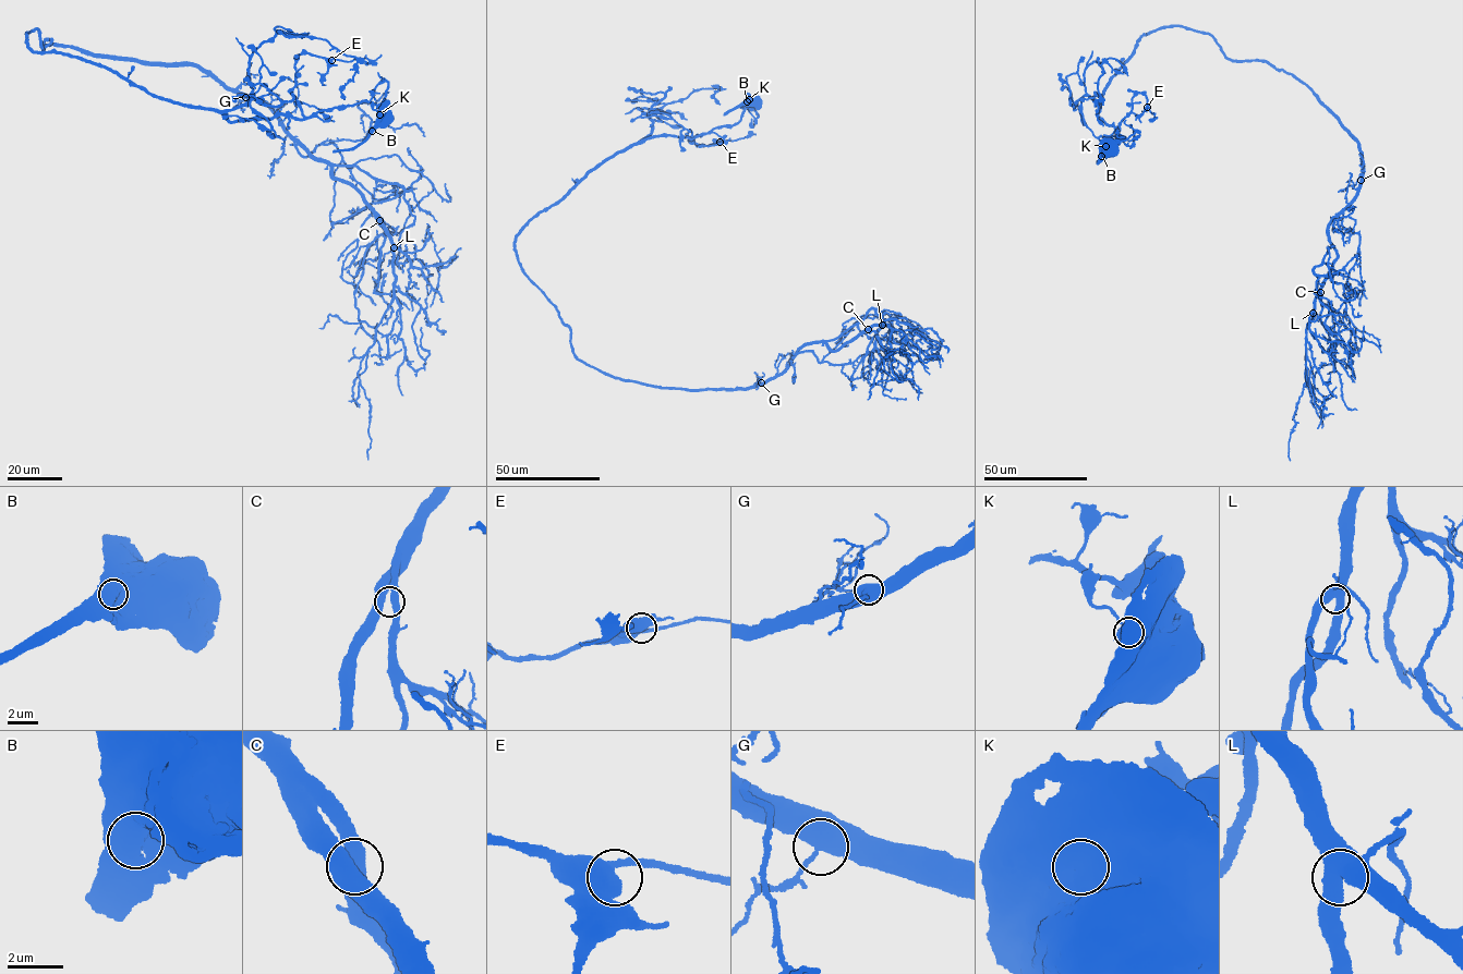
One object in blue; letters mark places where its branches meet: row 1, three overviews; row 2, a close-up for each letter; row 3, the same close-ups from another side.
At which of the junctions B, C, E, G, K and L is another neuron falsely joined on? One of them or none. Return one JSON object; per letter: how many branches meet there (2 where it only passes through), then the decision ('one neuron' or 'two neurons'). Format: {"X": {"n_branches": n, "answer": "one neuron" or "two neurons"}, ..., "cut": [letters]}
{"B": {"n_branches": 1, "answer": "one neuron"}, "C": {"n_branches": 2, "answer": "one neuron"}, "E": {"n_branches": 2, "answer": "one neuron"}, "G": {"n_branches": 2, "answer": "one neuron"}, "K": {"n_branches": 2, "answer": "two neurons"}, "L": {"n_branches": 3, "answer": "one neuron"}, "cut": ["K"]}

